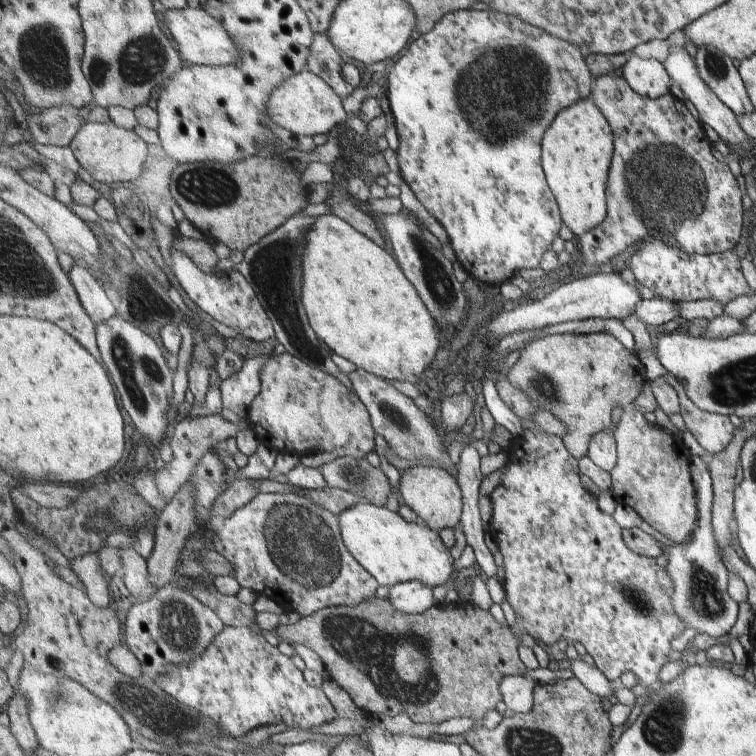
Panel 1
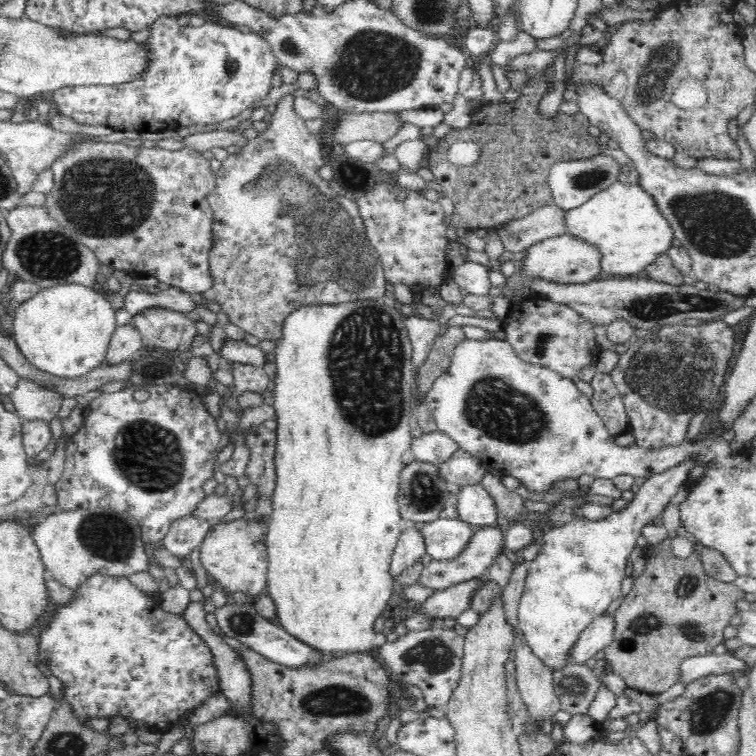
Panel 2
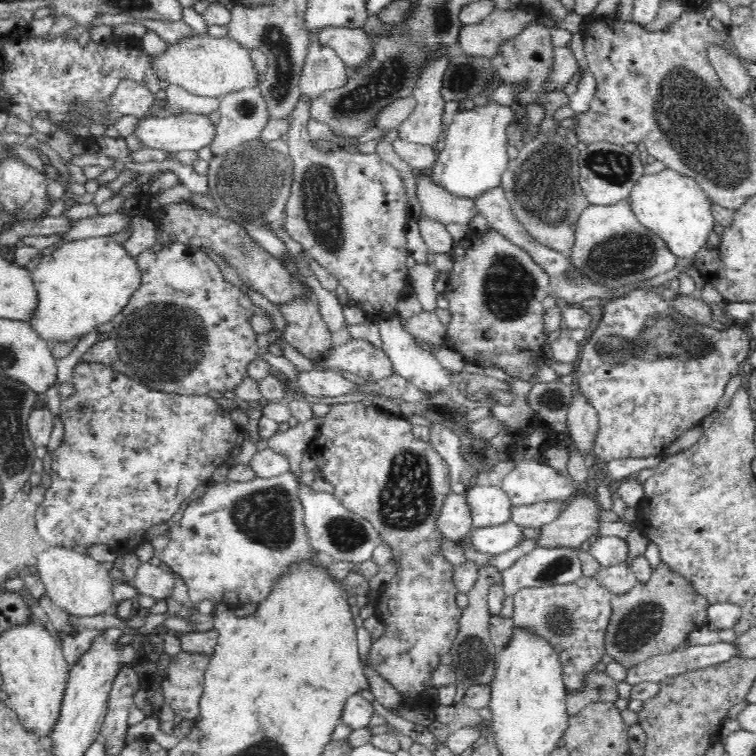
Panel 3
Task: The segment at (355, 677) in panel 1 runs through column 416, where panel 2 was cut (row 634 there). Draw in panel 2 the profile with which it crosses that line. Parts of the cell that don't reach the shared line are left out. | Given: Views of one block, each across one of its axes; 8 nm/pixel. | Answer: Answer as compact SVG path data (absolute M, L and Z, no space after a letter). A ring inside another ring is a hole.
M669 537L664 538L664 540L662 540L662 542L658 545L648 547L645 551L646 566L644 566L642 574L635 579L630 592L624 596L620 608L616 611L613 641L606 646L606 648L603 648L603 650L605 660L613 668L612 672L619 674L624 681L626 681L628 688L657 695L658 693L668 690L668 688L680 681L681 664L685 661L685 659L710 654L719 643L723 642L723 630L731 624L735 624L736 618L739 616L736 604L744 598L744 591L738 588L734 583L724 584L722 582L718 582L717 580L708 578L703 573L701 564L699 563L700 555L698 555L698 552L694 551L685 553L683 549L673 543Z

